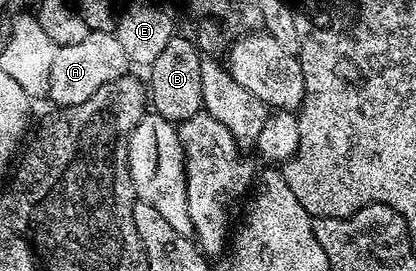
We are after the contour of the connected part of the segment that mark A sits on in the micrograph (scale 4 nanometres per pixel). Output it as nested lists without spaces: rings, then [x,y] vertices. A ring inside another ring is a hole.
[[[88,31],[85,41],[78,45],[65,45],[58,48],[53,57],[53,69],[49,69],[48,100],[52,99],[56,108],[62,109],[81,105],[81,101],[89,101],[101,85],[109,85],[109,81],[117,81],[128,74],[129,64],[125,57],[125,49],[121,41],[110,31]]]

